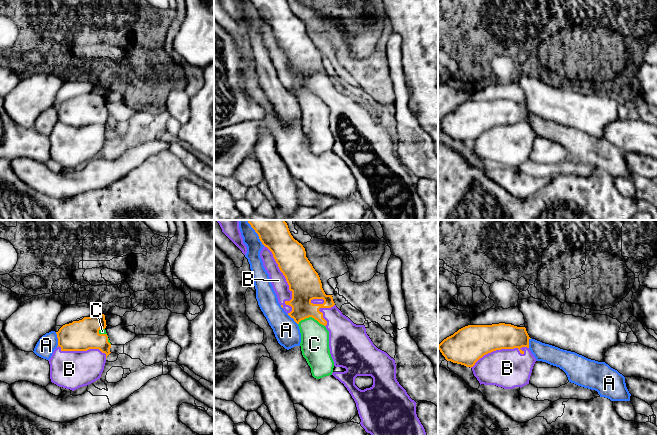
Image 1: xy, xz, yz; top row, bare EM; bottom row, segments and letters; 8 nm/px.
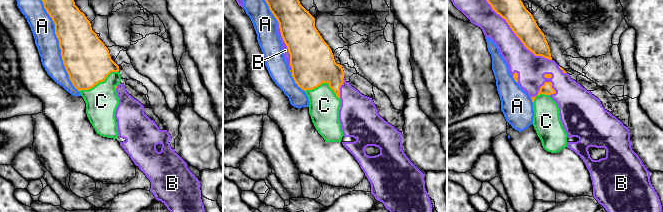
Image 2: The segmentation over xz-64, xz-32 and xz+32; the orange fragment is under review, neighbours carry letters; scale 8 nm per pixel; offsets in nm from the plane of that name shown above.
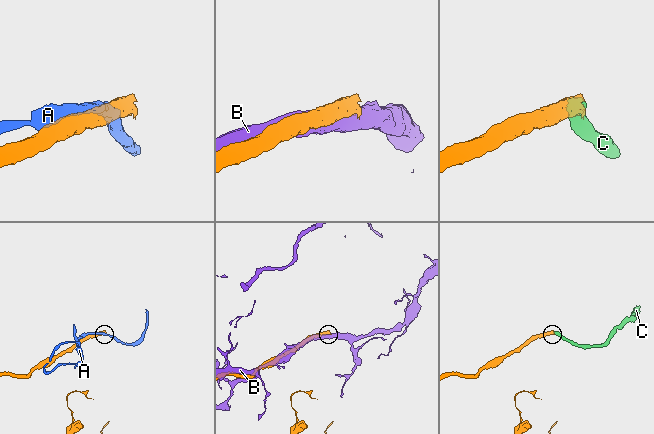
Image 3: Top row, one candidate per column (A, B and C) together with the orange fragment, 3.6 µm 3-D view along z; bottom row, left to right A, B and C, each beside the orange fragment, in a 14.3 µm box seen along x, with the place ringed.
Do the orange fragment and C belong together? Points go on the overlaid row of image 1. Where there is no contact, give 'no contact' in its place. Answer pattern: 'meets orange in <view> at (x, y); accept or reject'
meets orange in xz at (311, 316); accept

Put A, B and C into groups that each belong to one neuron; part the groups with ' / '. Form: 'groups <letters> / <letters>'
groups A / B / C

